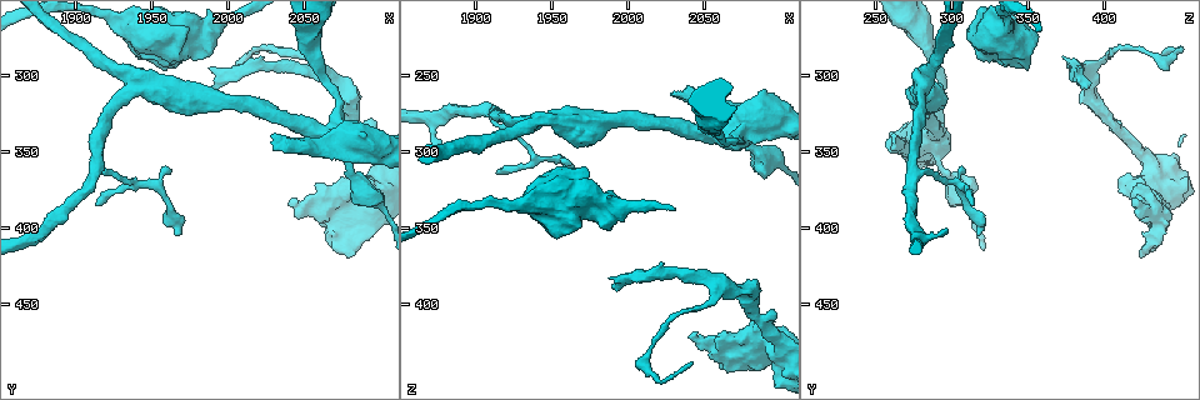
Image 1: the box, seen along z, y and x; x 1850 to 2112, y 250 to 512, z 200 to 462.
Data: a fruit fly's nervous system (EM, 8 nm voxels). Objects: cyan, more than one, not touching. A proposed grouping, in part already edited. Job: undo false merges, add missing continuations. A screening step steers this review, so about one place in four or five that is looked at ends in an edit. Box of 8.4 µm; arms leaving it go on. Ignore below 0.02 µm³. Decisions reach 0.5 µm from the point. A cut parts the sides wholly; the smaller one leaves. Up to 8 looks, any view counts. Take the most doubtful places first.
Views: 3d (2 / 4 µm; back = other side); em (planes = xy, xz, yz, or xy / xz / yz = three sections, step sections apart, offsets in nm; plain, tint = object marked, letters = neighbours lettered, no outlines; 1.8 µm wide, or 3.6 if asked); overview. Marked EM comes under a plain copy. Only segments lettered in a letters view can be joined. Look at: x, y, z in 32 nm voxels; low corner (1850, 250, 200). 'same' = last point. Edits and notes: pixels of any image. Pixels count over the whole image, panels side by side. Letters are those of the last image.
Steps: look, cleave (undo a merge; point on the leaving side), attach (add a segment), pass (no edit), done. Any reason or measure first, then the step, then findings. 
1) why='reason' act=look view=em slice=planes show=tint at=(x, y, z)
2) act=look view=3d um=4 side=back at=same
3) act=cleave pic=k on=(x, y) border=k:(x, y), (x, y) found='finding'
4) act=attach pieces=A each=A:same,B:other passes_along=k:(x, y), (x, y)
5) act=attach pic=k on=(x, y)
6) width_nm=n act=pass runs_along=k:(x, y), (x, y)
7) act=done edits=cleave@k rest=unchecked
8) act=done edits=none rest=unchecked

why='an open end' act=look view=3d um=4 at=(1988, 308, 388)

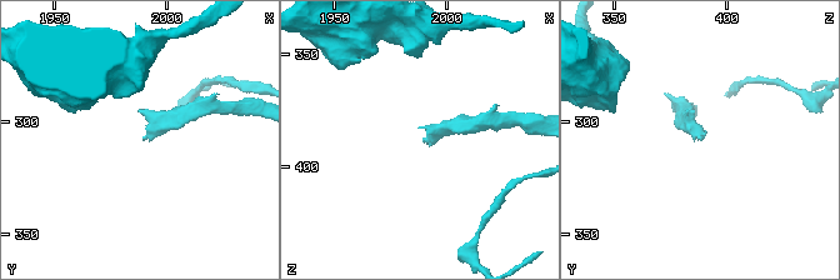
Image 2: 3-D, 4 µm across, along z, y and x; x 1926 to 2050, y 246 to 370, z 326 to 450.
why='now the EM' act=look view=em slice=xz step=8 show=letters at=(1988, 307, 389)

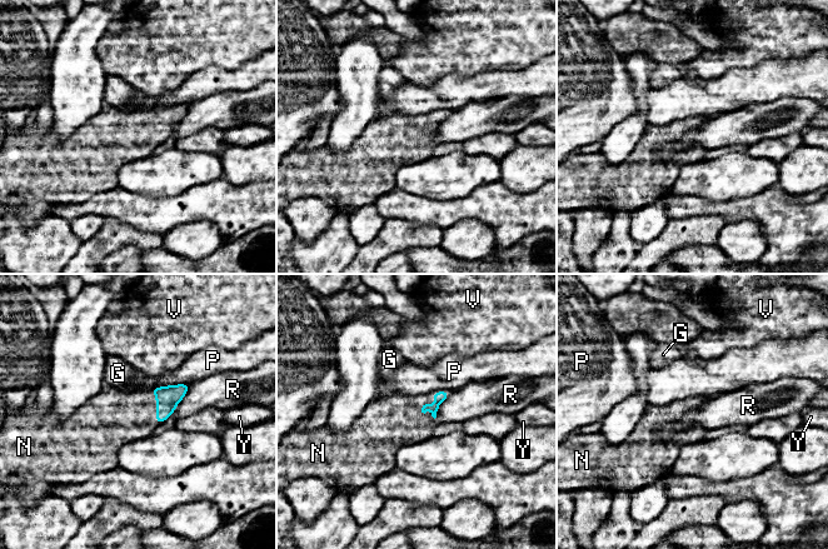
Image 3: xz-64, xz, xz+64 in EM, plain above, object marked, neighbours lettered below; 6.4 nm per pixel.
act=look view=em slice=planes show=letters at=same

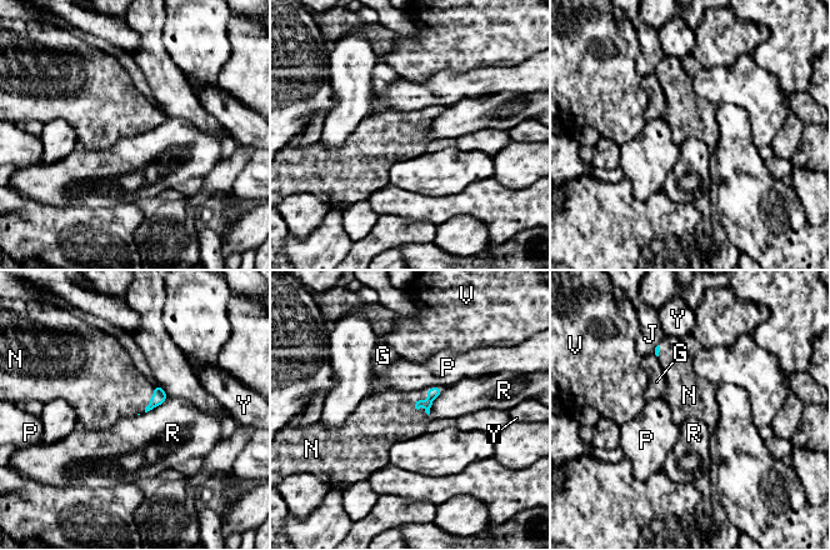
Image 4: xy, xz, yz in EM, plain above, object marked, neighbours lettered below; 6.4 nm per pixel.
act=attach pieces=N each=G:other,J:other,N:same,P:other,R:other,V:other,Y:other found='the cell continues'

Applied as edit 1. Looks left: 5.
act=look view=overview

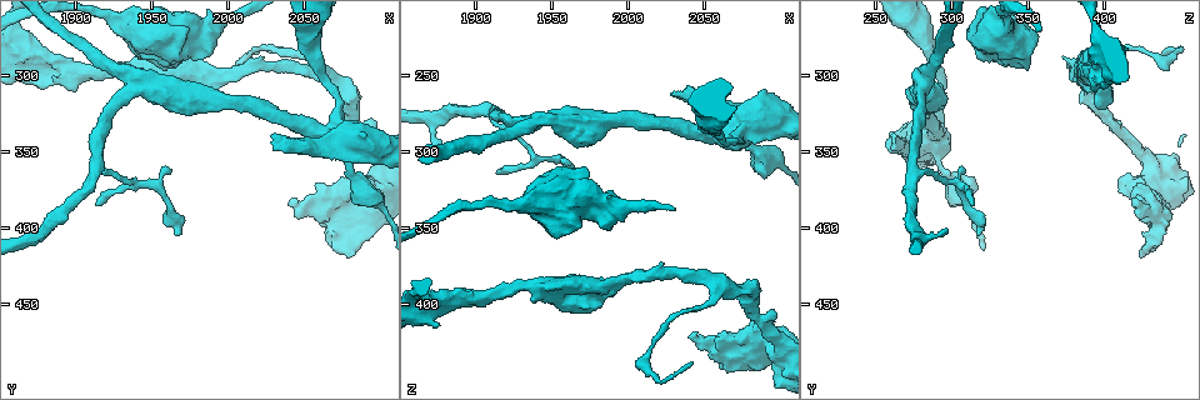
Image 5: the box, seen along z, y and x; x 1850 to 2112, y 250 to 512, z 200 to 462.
act=look view=em um=3.6 slice=xy step=8 show=tint at=(2068, 338, 288)

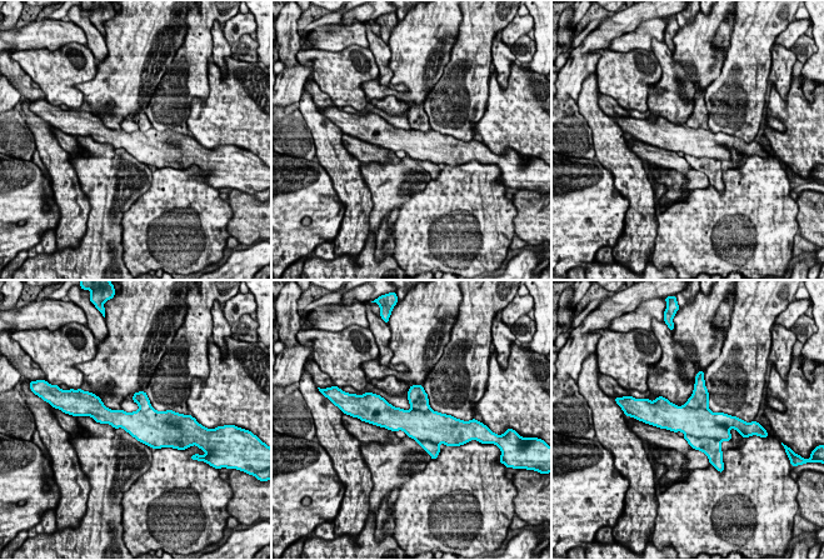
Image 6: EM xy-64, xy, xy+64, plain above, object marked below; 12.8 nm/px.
act=look view=em um=3.6 slice=planes show=letters at=same

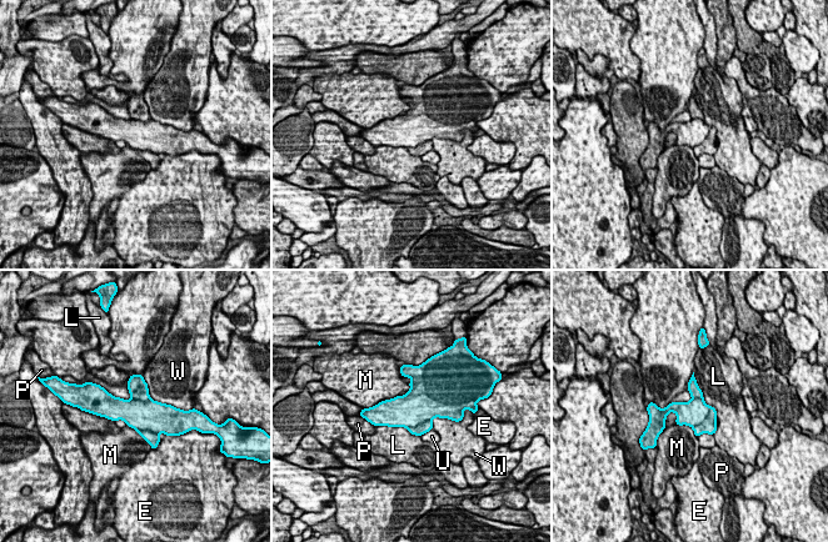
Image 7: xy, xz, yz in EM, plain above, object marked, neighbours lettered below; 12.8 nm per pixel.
act=pass each=E:other,L:other,M:other,P:other,U:other,W:other border=7:(400, 394), (369, 407) found='all the same cell'

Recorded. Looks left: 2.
why='free end' act=look view=em slice=planes show=letters at=(1872, 400, 296)

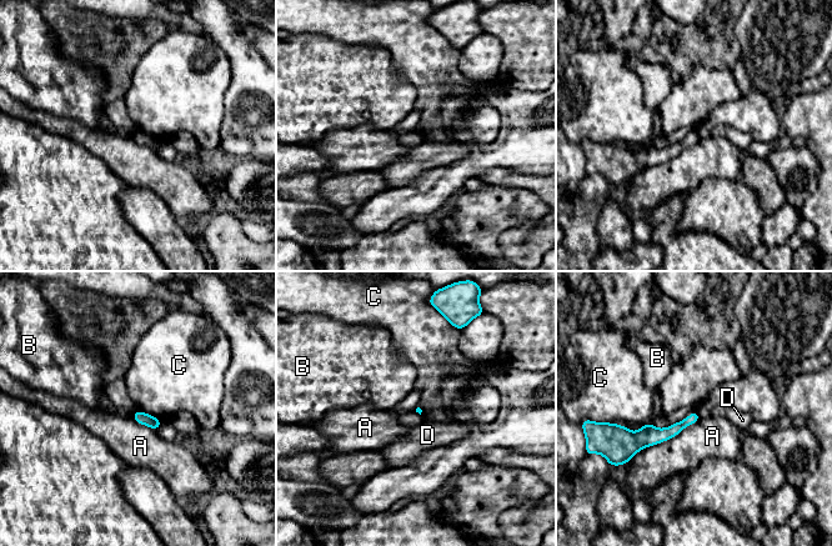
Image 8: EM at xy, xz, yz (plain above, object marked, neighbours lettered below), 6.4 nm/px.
act=pass each=A:other,B:other,C:other,D:other border=8:(138, 409), (160, 420) found='no lettered segment goes on from it'

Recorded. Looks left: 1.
act=done edits=attach@4 rest=unchecked

